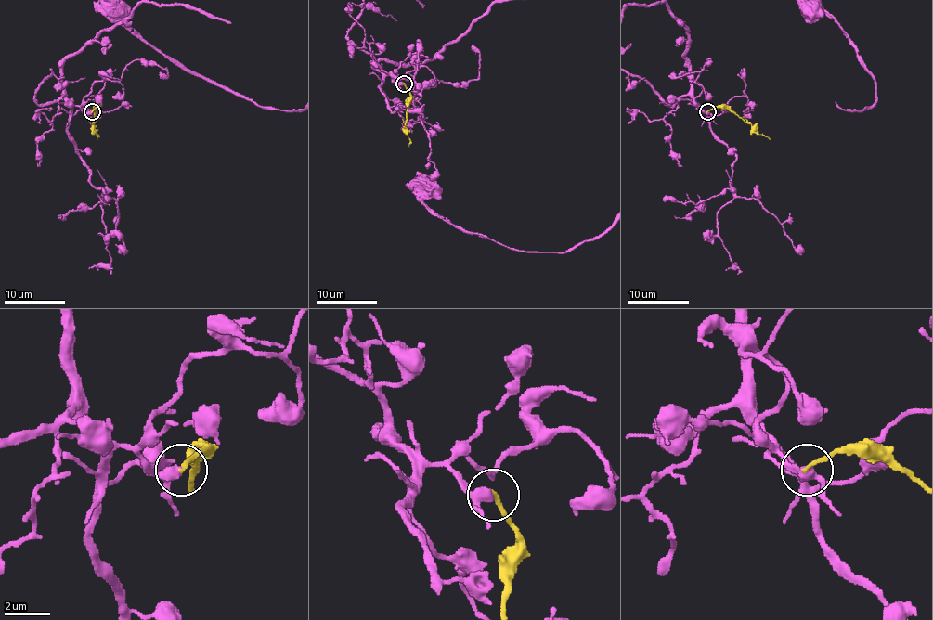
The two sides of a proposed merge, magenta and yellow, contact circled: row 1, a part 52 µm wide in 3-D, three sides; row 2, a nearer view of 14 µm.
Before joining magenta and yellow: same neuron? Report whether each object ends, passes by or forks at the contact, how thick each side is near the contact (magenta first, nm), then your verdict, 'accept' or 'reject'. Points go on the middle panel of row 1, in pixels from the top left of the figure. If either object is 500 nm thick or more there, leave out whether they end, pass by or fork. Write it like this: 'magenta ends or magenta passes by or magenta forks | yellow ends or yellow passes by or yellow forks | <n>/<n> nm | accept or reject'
magenta passes by | yellow ends | 340/180 nm | reject

